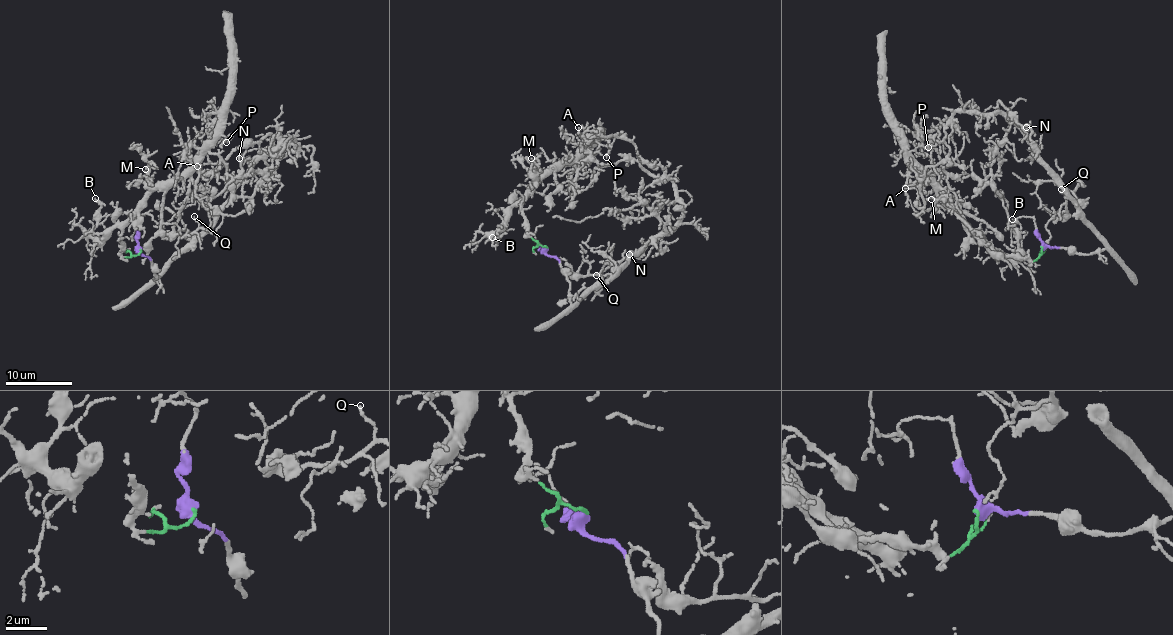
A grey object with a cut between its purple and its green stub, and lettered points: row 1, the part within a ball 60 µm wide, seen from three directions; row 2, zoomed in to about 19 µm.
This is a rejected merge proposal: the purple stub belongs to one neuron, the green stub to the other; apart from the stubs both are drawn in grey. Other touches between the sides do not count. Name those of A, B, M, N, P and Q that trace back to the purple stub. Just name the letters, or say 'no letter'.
N, Q

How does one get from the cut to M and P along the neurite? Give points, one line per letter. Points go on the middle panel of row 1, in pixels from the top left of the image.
M: (547, 248), (528, 235), (522, 209), (525, 190), (539, 177), (530, 158)
P: (547, 248), (526, 234), (522, 205), (525, 191), (595, 141), (607, 148), (606, 158)

